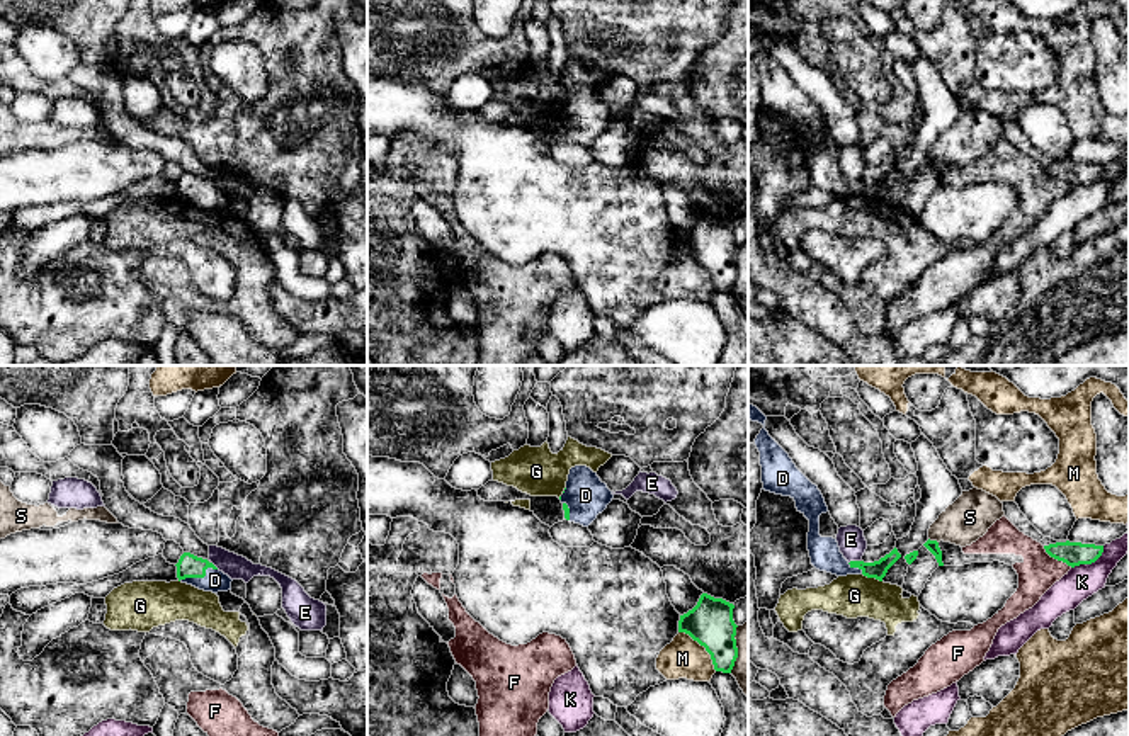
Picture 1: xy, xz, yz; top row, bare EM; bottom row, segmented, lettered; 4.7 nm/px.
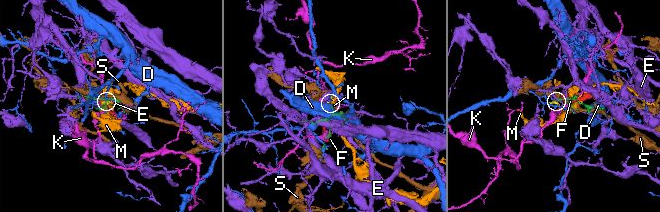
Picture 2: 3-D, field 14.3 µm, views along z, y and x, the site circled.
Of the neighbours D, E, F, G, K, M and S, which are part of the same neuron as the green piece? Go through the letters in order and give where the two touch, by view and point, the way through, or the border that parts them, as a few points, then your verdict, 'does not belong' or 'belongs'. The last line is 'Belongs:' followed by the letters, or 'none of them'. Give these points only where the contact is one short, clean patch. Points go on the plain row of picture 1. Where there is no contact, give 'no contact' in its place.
D: contact xy (199, 196); way xy (189, 186), (199, 196), (215, 199); belongs
E: contact yz (854, 181); border yz (859, 179), (849, 182); does not belong
F: contact yz (1056, 177); does not belong
G: contact yz (873, 196); border yz (862, 192), (881, 201); does not belong
K: contact yz (1090, 182); border yz (1104, 165), (1104, 170), (1094, 181), (1072, 187); does not belong
M: contact xz (703, 264); does not belong
S: contact xz (737, 269); does not belong
Belongs: D

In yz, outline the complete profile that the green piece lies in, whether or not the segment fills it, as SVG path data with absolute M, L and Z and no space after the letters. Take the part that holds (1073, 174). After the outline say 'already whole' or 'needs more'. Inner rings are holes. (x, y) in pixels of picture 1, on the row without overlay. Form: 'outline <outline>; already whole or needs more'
outline M1069 160L1044 165L1044 168L1051 177L1066 182L1071 187L1080 184L1092 184L1103 172L1103 165L1069 161Z; already whole

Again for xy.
outline M184 172L175 185L177 197L182 202L213 212L231 209L233 199L223 190L219 190L207 178L197 177L190 172Z; needs more

